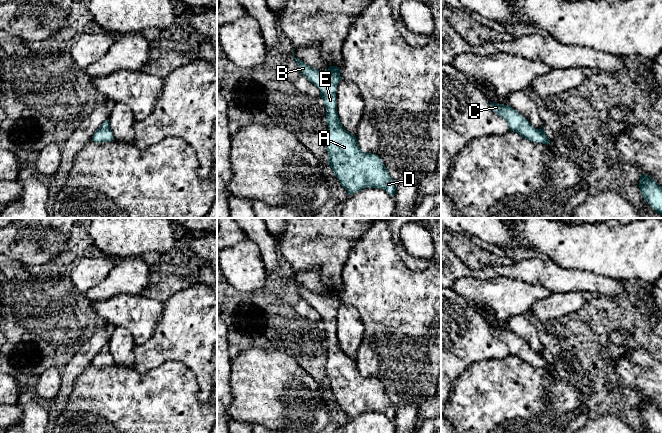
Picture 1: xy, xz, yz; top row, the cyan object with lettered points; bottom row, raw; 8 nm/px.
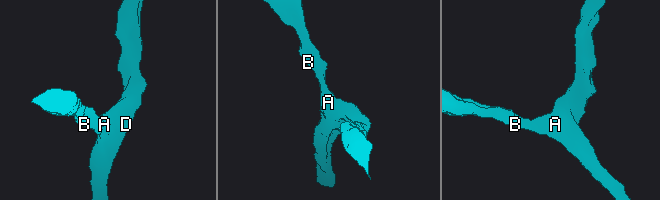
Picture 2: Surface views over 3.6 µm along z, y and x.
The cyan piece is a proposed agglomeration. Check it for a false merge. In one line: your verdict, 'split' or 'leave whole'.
leave whole

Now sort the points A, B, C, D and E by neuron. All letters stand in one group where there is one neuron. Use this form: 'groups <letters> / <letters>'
groups A B C D E

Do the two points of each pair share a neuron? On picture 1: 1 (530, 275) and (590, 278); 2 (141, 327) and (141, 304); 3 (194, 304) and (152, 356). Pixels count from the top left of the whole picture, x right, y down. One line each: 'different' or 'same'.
1: same
2: same
3: same

